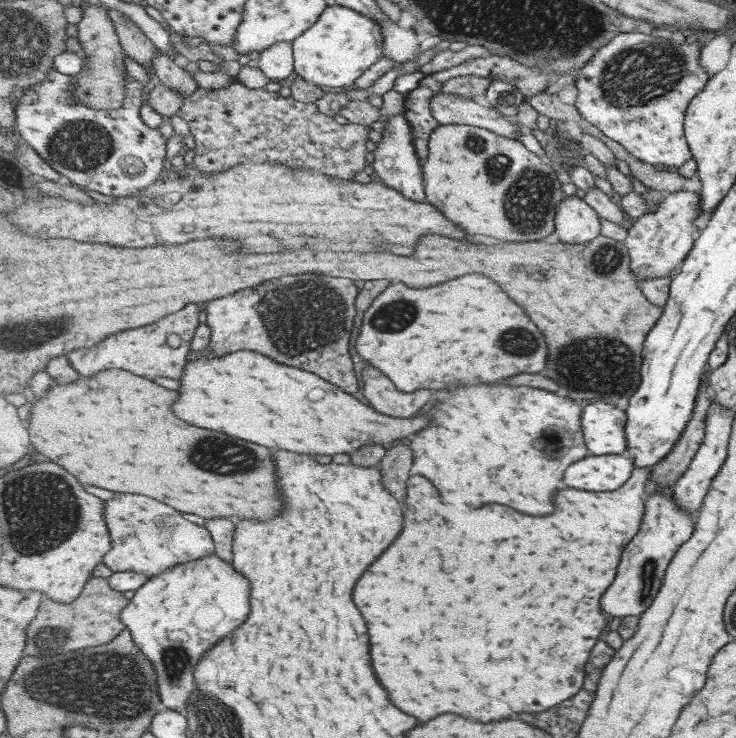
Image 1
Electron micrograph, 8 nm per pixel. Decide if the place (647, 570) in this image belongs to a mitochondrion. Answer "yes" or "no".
yes

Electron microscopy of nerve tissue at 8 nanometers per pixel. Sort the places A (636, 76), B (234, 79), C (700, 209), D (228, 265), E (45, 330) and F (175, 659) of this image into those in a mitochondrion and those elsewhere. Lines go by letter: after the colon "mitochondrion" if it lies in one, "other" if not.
A: mitochondrion
B: other
C: other
D: other
E: mitochondrion
F: mitochondrion

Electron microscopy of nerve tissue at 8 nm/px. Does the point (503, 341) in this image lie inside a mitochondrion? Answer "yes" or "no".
yes

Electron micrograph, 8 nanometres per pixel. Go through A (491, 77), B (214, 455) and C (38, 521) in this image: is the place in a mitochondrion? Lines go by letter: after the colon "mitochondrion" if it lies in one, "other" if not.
A: other
B: mitochondrion
C: mitochondrion

